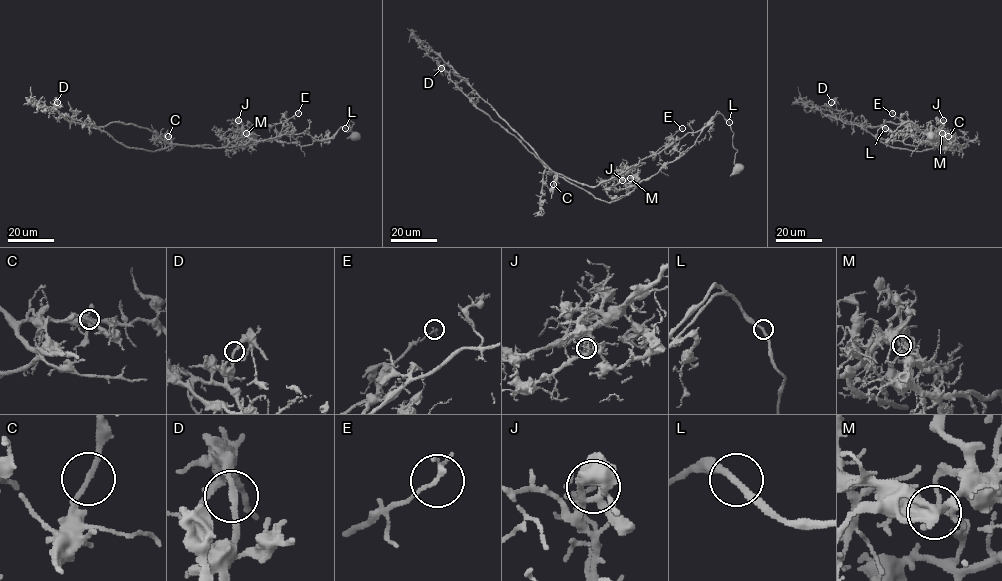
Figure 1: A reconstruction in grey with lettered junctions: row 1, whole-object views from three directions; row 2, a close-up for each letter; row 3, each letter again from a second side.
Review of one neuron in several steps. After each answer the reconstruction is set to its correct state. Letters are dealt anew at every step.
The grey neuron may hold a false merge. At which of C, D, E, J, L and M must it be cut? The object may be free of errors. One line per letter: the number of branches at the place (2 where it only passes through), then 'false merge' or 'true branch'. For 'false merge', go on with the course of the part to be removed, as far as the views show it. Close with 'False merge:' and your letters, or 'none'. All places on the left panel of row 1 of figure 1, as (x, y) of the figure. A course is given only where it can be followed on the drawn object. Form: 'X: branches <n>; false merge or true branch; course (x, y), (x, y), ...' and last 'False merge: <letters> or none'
C: branches 2; true branch
D: branches 2; true branch
E: branches 2; true branch
J: branches 2; true branch
L: branches 2; true branch
M: branches 2; false merge; course (246, 133), (255, 143), (175, 144), (148, 151), (125, 146), (96, 126), (25, 97)
False merge: M

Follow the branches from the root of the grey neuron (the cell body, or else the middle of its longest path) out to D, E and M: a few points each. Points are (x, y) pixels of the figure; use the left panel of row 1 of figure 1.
D: (355, 137), (349, 121), (321, 140), (169, 144), (131, 124), (70, 122), (57, 102)
E: (355, 137), (350, 121), (348, 131), (340, 127), (325, 139), (305, 133), (282, 135), (283, 124), (298, 113)
M: (355, 137), (350, 121), (348, 131), (340, 127), (329, 139), (303, 146), (275, 140), (257, 142), (246, 133)

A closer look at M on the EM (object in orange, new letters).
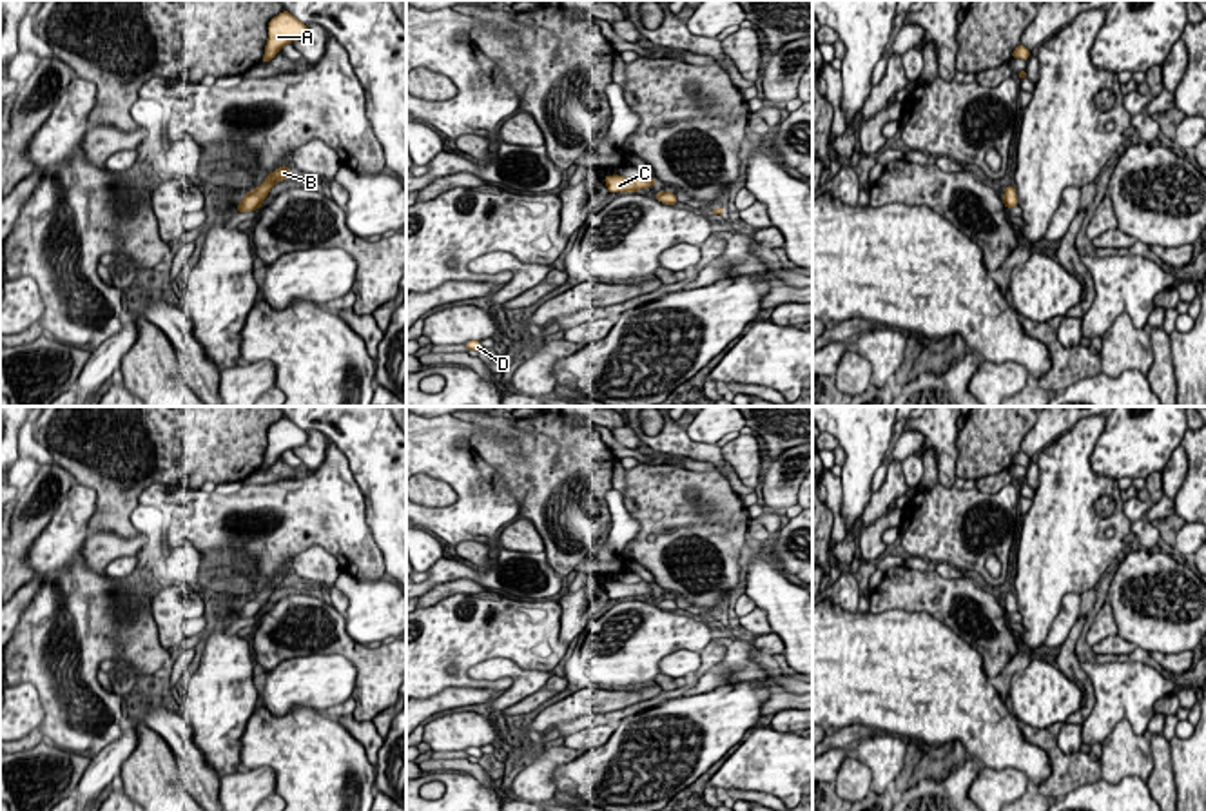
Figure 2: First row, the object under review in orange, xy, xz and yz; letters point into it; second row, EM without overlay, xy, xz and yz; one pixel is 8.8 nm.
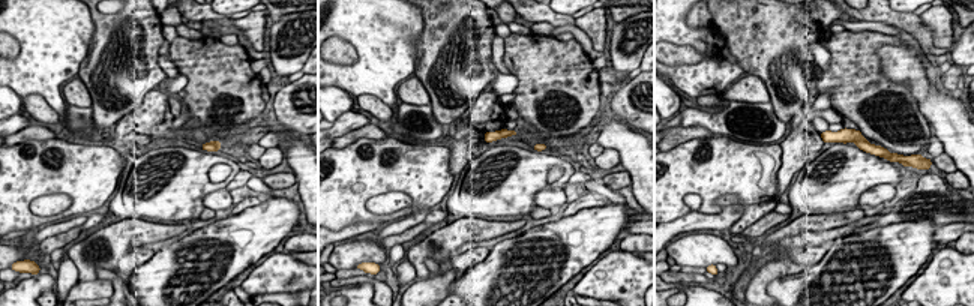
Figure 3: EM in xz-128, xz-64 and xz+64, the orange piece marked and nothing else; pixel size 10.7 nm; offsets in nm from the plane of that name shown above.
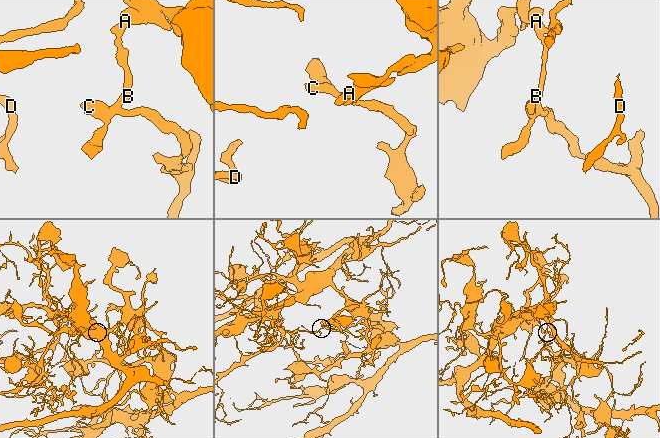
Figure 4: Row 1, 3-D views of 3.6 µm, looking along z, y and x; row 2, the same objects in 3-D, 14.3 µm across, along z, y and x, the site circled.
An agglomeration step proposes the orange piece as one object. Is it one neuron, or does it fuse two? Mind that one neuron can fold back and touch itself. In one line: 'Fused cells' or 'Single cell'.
Fused cells

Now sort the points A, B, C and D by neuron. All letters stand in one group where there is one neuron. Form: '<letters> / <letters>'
A B D / C

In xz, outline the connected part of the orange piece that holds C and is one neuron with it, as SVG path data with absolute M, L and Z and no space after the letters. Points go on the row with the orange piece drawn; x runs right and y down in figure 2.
M613 174L613 176L606 176L604 181L609 192L624 192L624 194L656 185L655 178L649 178L646 174L640 174L635 178L624 178L624 176Z

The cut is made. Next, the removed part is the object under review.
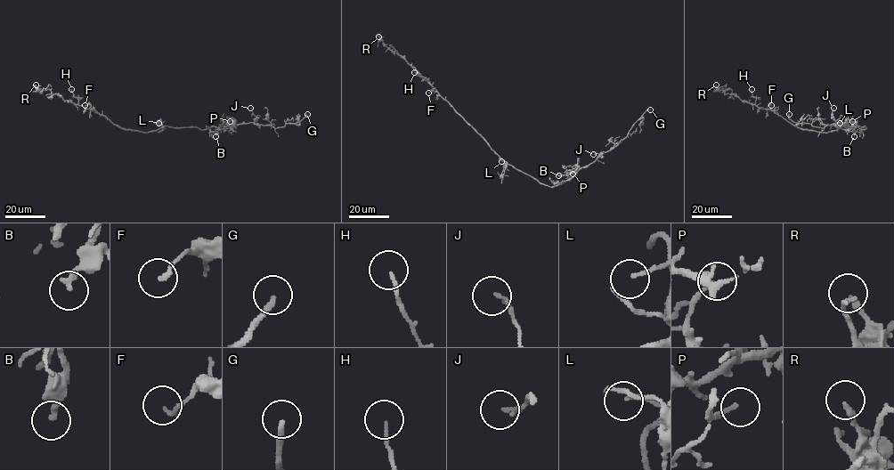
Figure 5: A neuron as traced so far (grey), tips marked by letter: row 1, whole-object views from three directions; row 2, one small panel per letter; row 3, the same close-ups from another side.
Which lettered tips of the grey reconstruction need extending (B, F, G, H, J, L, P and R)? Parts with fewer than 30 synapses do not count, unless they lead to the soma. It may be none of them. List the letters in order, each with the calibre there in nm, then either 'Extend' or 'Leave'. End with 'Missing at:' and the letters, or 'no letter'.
B: Thickness 220 nm. Leave
F: Thickness 140 nm. Leave
G: Thickness 220 nm. Extend
H: Thickness 130 nm. Leave
J: Thickness 130 nm. Leave
L: Thickness 120 nm. Leave
P: Thickness 140 nm. Leave
R: Thickness 200 nm. Leave
Missing at: G

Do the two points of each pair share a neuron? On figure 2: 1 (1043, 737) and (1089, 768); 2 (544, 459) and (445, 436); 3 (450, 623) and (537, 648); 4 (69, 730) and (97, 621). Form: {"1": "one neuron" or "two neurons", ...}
{"1": "one neuron", "2": "two neurons", "3": "one neuron", "4": "one neuron"}

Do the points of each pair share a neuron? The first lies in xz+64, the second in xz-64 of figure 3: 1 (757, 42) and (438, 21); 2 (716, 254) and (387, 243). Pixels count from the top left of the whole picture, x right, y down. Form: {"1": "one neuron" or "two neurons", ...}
{"1": "one neuron", "2": "two neurons"}

